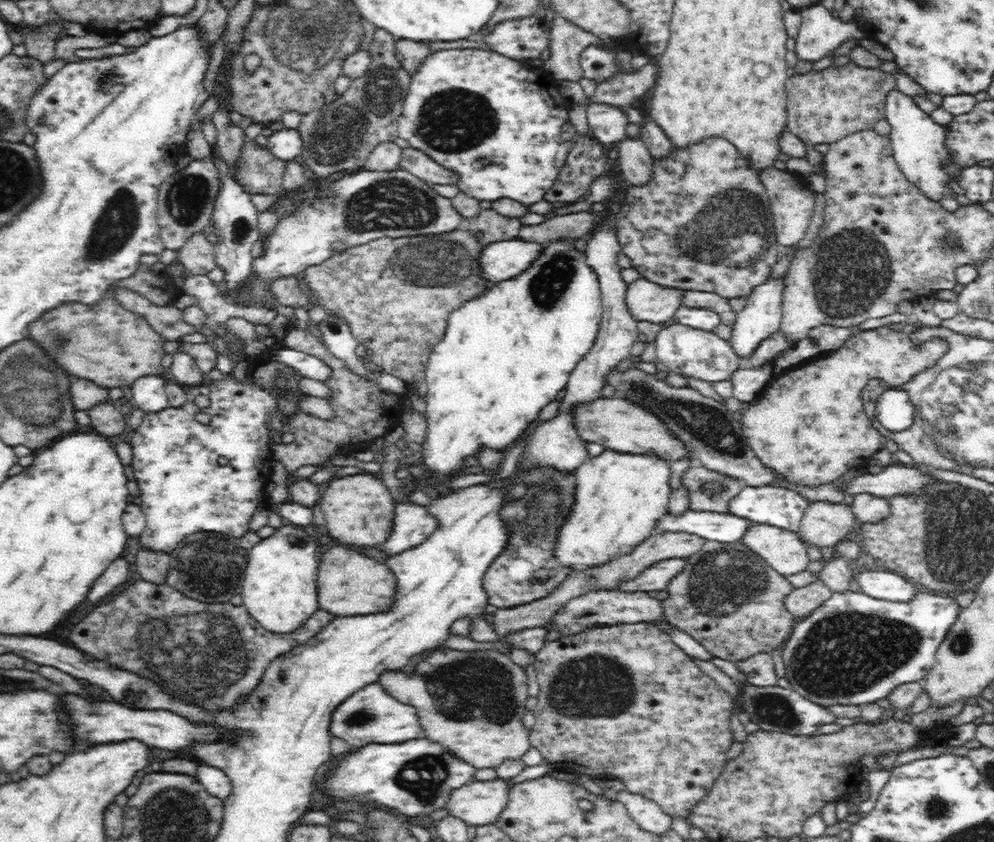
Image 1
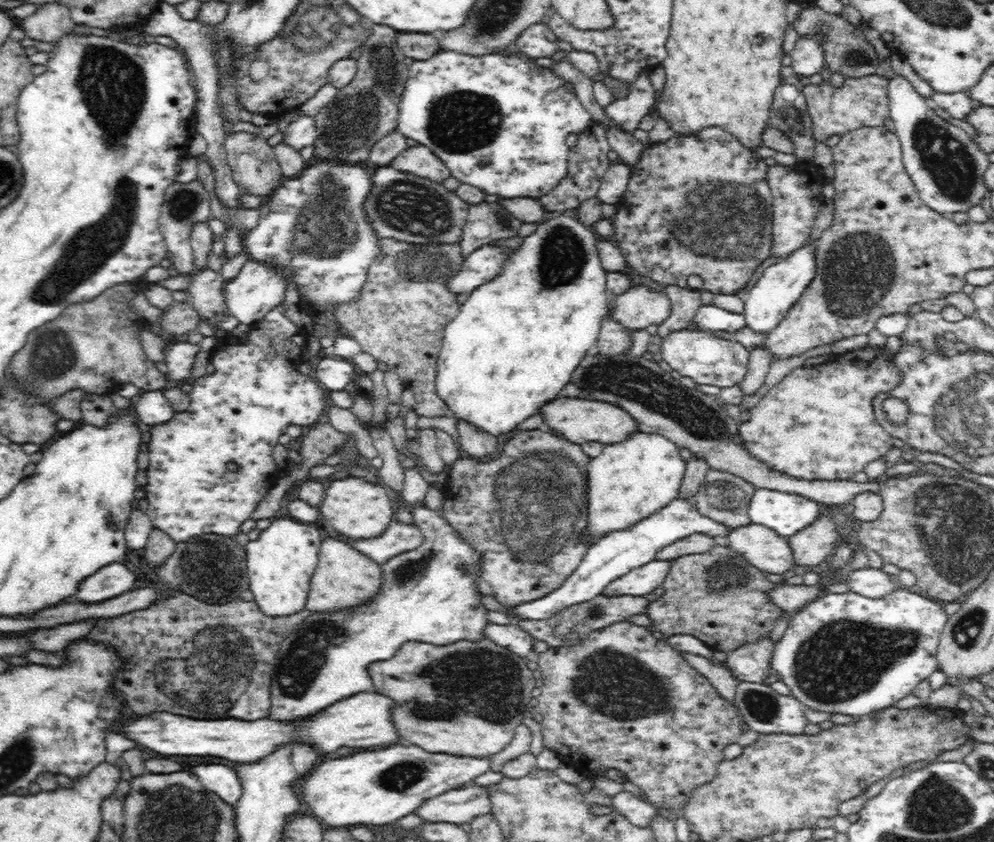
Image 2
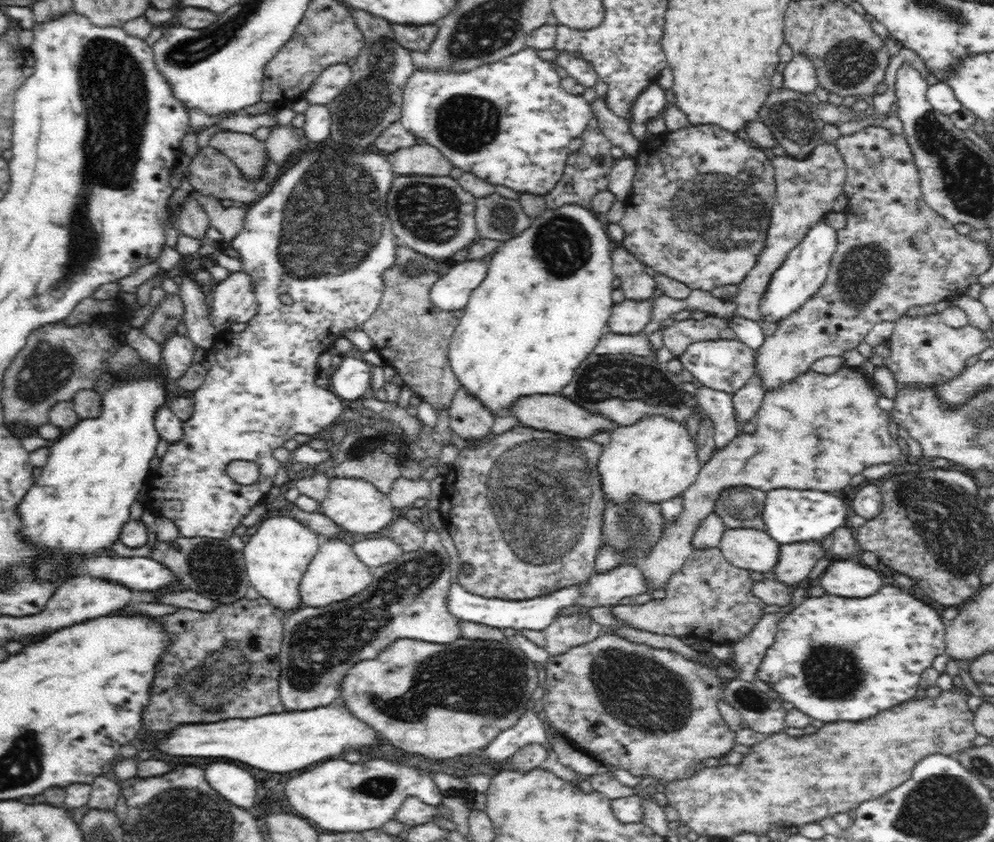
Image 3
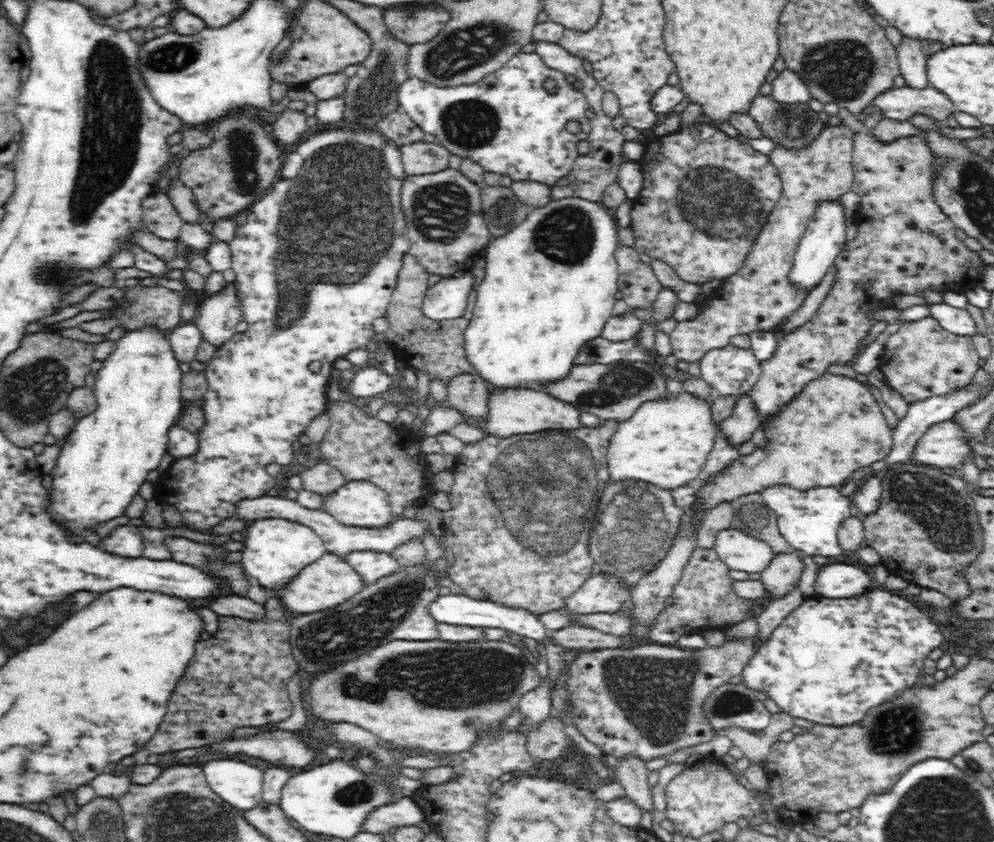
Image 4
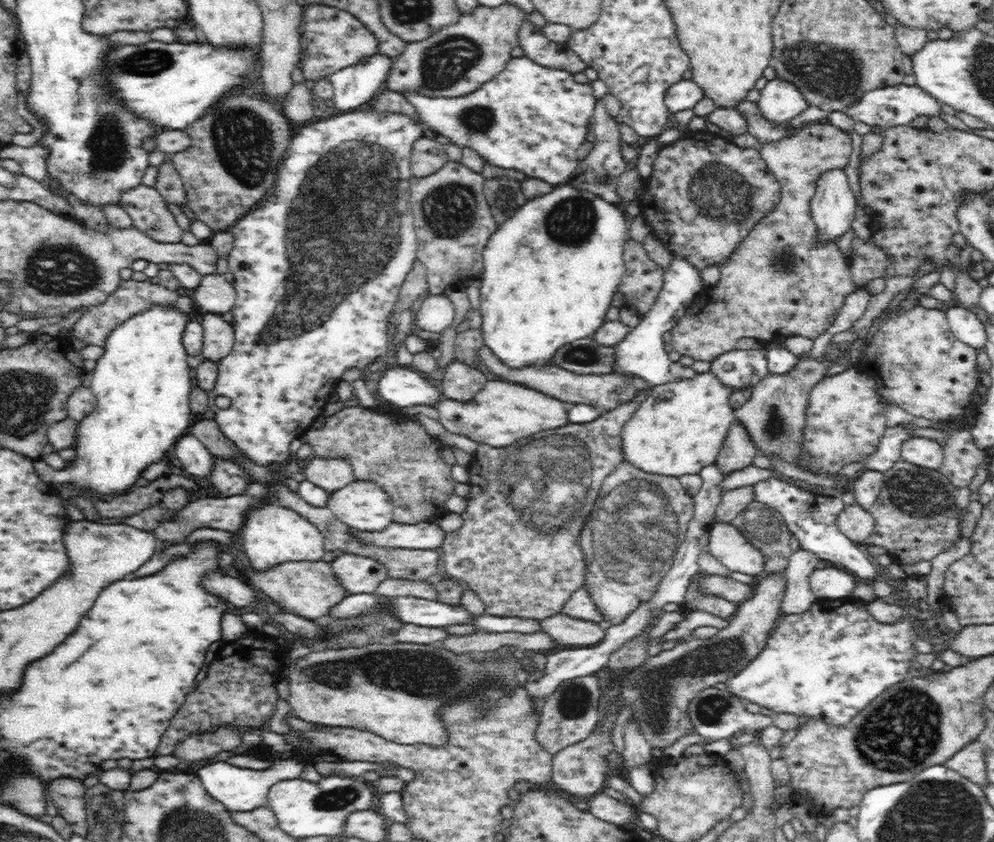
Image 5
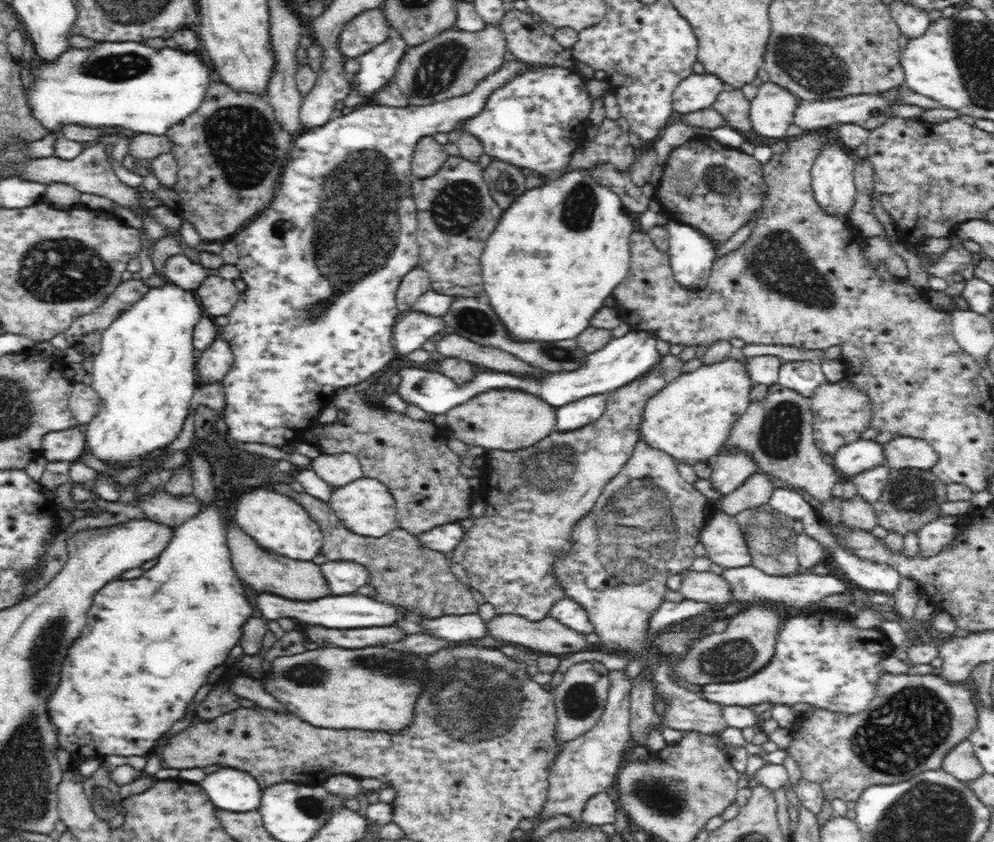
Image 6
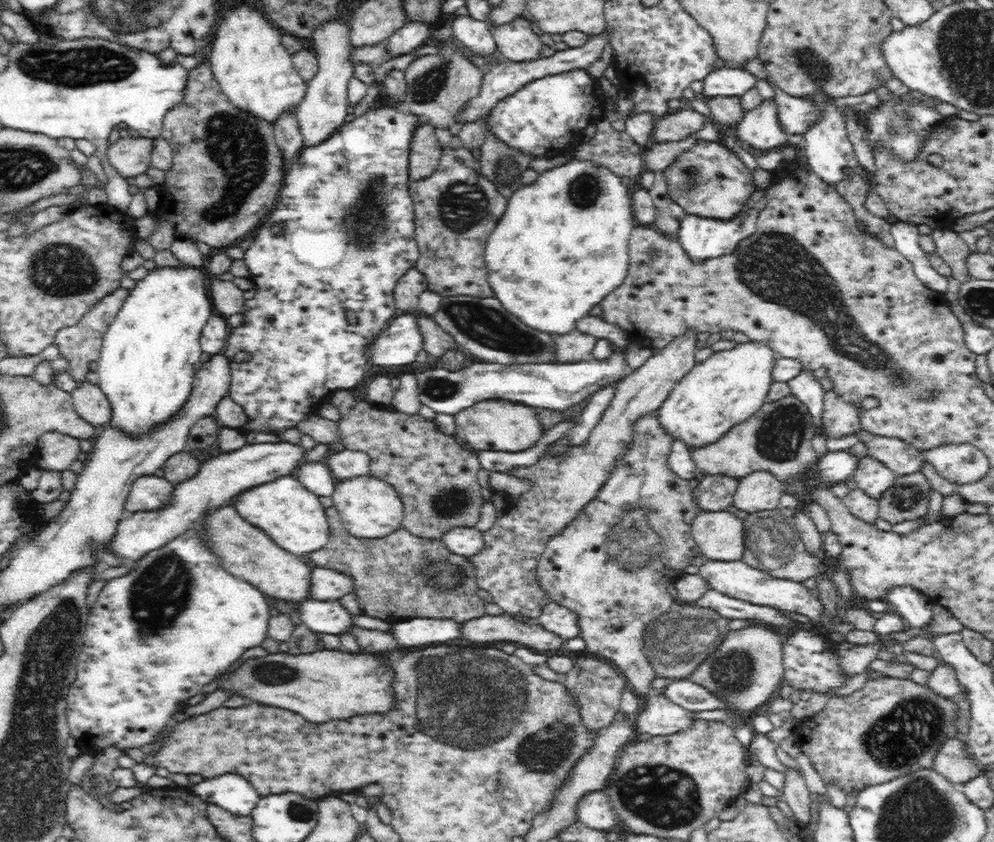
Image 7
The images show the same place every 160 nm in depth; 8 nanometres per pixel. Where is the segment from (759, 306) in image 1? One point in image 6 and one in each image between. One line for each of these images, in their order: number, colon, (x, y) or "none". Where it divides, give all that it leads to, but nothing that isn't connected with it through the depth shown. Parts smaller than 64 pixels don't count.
2: (781, 285)
3: (800, 276)
4: (822, 242)
5: (833, 208)
6: (832, 183)

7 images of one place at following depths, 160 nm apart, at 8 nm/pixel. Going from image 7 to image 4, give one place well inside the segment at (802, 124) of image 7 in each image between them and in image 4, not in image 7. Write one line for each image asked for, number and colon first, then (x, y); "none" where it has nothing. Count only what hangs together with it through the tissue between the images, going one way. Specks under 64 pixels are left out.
4: (898, 103)
5: (898, 105)
6: (866, 110)

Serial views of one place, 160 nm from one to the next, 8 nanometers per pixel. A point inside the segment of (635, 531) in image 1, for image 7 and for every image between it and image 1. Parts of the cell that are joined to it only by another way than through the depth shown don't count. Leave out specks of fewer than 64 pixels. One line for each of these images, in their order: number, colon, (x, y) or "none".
2: (629, 481)
3: (654, 460)
4: (666, 442)
5: (680, 427)
6: (691, 418)
7: (727, 388)

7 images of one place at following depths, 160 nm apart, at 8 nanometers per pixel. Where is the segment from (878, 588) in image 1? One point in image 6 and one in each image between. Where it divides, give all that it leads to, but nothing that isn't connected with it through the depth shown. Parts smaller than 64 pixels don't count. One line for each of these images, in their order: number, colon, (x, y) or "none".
2: (873, 583)
3: (844, 578)
4: (838, 580)
5: (831, 583)
6: (804, 590)

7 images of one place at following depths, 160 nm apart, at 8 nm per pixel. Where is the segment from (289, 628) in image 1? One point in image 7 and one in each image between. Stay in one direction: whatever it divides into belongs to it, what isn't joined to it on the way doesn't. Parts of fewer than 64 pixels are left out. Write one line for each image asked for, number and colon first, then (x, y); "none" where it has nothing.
2: (280, 563)
3: (276, 557)
4: (275, 550)
5: (272, 535)
6: (278, 523)
7: (291, 515)

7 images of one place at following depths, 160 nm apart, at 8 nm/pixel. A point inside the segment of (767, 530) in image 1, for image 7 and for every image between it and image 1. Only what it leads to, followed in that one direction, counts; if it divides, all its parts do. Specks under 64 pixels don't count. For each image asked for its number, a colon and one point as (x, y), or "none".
2: (762, 547)
3: (747, 548)
4: (740, 551)
5: (727, 544)
6: (721, 535)
7: (718, 535)

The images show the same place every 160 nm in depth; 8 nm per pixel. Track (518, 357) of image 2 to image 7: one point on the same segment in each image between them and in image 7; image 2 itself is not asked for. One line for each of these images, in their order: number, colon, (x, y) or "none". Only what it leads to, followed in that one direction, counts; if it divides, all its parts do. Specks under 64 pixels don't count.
3: (539, 312)
4: (550, 285)
5: (529, 310)
6: (560, 250)
7: (563, 245)

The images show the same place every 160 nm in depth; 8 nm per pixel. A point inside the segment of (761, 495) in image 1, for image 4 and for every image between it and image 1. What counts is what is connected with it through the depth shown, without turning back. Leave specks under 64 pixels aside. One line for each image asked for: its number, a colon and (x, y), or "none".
2: (786, 513)
3: (790, 515)
4: (809, 520)

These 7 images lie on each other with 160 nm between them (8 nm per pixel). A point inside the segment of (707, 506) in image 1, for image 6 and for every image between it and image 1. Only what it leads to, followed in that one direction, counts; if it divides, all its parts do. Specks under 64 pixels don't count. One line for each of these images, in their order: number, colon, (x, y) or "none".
2: (723, 497)
3: (740, 507)
4: (752, 515)
5: (763, 526)
6: (771, 546)

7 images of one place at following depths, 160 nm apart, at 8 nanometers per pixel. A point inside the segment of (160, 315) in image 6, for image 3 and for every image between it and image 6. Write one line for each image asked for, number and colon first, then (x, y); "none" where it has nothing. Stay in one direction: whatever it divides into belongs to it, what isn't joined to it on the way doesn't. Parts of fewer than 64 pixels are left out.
3: (79, 503)
4: (101, 465)
5: (142, 381)

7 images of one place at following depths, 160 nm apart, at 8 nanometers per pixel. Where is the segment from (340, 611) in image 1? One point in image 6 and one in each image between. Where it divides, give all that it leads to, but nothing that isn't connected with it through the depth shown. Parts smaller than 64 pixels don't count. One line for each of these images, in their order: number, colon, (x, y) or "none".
2: (344, 578)
3: (335, 574)
4: (331, 580)
5: (309, 589)
6: (264, 571)

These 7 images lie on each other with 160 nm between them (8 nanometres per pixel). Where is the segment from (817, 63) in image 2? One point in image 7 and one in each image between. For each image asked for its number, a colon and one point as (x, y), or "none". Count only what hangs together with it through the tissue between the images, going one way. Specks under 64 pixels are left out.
3: (800, 74)
4: (788, 88)
5: (780, 100)
6: (772, 110)
7: (760, 131)

